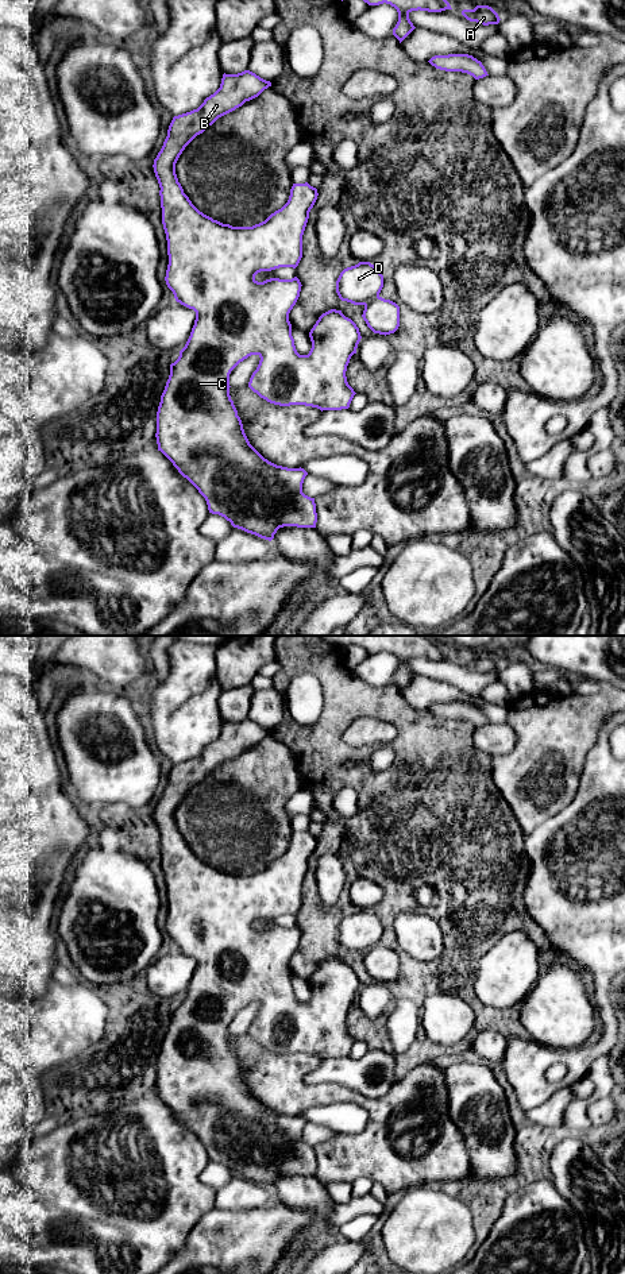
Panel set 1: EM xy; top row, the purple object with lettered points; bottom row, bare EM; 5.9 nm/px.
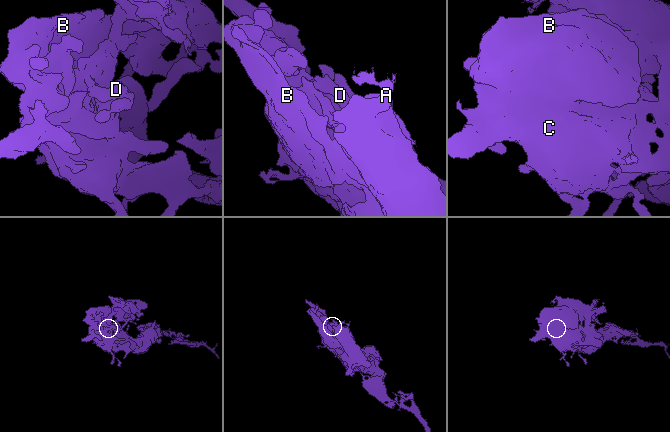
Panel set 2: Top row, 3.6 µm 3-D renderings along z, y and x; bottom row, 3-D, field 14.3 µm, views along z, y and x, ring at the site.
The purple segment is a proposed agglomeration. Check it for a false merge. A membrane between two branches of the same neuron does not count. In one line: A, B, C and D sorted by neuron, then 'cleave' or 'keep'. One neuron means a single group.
A B C D | keep

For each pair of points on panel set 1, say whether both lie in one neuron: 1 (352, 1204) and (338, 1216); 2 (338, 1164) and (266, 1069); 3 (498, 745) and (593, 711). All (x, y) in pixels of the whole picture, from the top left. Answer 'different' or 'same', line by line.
1: same
2: same
3: different

